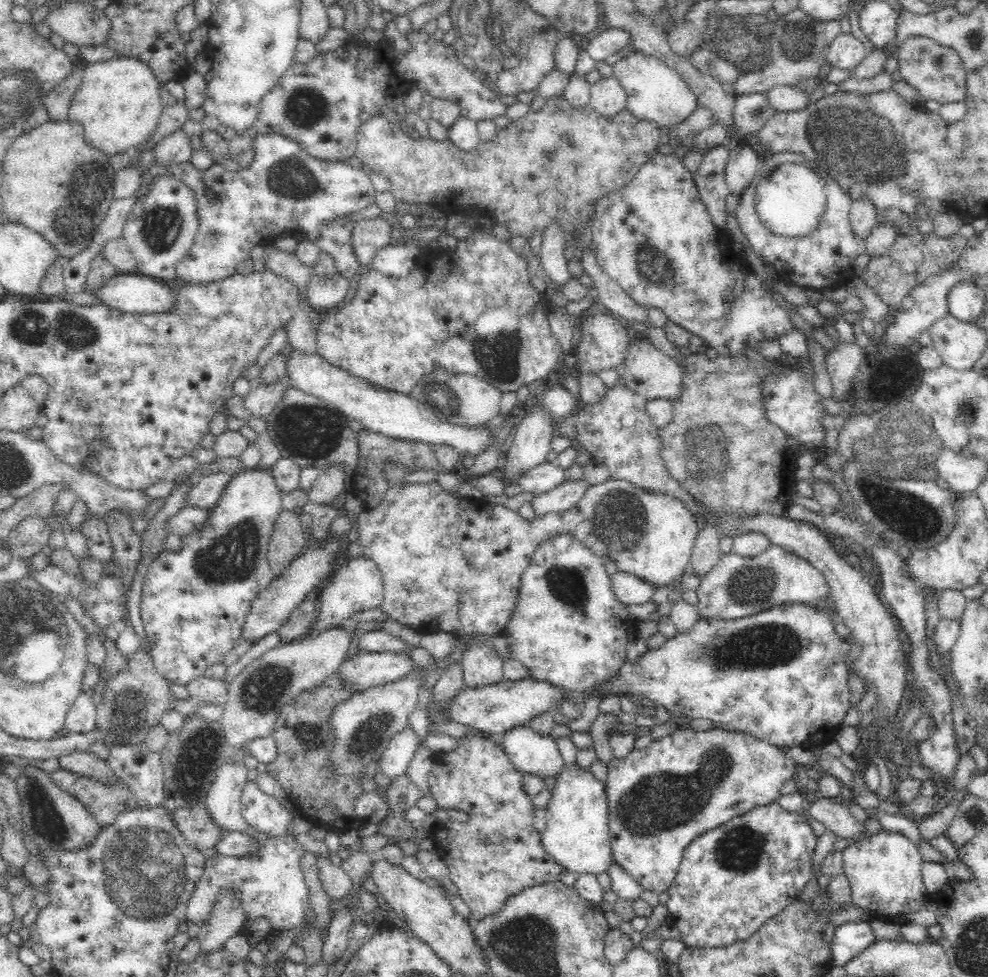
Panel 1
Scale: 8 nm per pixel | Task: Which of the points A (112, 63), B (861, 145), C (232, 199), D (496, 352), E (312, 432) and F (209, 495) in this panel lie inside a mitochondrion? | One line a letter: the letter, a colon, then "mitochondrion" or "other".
A: other
B: mitochondrion
C: other
D: mitochondrion
E: mitochondrion
F: other

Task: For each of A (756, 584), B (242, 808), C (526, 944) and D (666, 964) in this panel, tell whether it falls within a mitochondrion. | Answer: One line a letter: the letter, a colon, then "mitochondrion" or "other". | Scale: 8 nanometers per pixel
A: mitochondrion
B: other
C: mitochondrion
D: other

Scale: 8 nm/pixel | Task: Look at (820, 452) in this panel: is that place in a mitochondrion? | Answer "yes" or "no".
no

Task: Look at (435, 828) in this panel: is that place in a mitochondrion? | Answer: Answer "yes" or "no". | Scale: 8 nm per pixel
no

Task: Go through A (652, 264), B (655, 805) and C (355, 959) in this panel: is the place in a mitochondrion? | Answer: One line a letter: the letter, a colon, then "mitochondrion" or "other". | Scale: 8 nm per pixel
A: mitochondrion
B: mitochondrion
C: other

